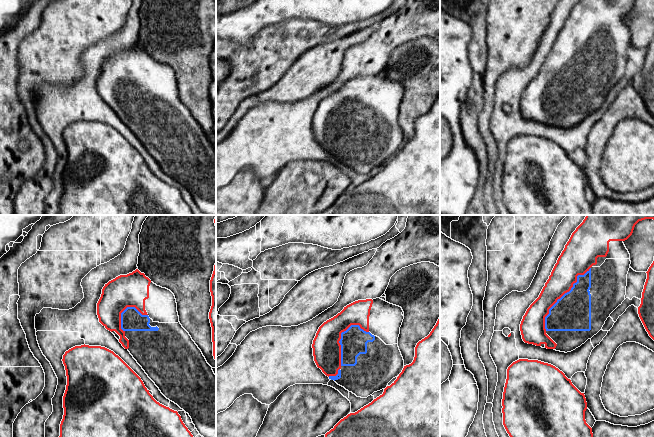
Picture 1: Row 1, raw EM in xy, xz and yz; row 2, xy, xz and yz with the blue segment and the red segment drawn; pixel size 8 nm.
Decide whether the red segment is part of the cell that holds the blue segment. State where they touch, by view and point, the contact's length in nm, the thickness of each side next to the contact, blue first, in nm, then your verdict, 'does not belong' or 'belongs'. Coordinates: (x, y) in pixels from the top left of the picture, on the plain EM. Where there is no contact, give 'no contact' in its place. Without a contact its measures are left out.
contact yz (562, 72); length 650 nm; calibres 300 and 200 nm; belongs

